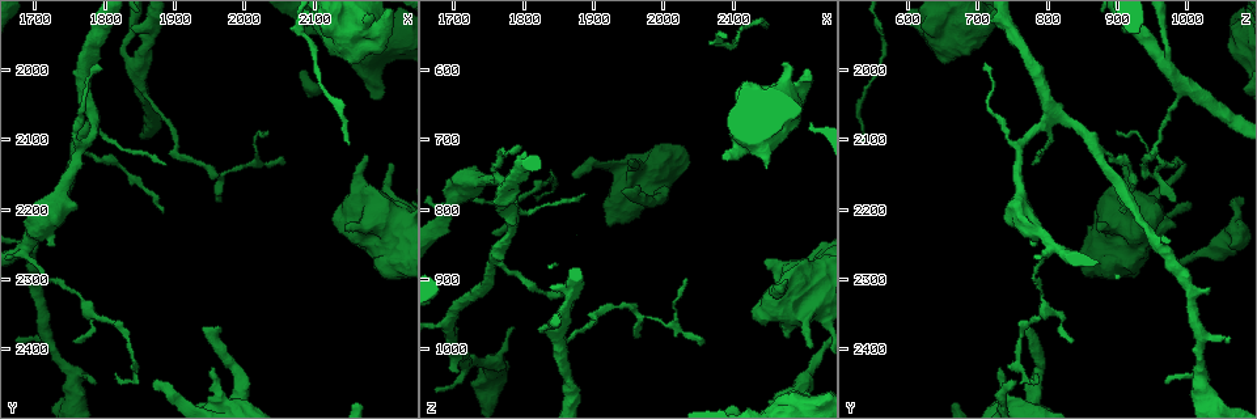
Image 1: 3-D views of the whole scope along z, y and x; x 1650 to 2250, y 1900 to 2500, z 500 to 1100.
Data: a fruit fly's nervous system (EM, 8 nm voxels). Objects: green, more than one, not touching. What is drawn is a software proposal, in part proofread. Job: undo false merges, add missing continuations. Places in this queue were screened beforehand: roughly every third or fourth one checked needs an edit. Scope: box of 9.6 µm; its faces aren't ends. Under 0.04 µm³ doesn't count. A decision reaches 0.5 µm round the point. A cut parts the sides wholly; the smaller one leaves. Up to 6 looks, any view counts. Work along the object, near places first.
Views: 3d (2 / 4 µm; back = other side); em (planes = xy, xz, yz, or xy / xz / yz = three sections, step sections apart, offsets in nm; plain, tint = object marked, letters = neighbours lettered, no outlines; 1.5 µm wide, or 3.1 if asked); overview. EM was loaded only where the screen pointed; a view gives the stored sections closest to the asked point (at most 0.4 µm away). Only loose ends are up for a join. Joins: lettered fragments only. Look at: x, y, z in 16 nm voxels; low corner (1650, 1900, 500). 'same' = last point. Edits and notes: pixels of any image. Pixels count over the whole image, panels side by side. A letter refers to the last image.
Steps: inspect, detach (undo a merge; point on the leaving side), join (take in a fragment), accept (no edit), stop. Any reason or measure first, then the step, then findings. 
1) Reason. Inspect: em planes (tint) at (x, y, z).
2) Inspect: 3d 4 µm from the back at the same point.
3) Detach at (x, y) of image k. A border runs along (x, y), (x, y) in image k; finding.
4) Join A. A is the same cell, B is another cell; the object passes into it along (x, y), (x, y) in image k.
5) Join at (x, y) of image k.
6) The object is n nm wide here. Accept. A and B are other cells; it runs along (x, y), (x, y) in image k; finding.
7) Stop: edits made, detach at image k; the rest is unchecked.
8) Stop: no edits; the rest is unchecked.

Free end. Inspect: 3d 2 µm at (2175, 2120, 905).

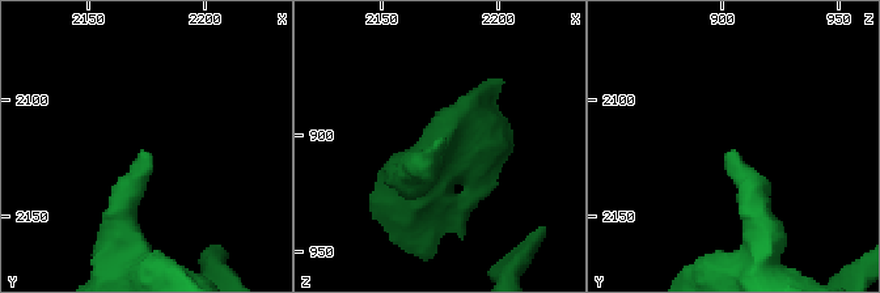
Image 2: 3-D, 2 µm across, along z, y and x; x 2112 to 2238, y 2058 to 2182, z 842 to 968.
Inspect: em planes (letters) at (2173, 2123, 903).

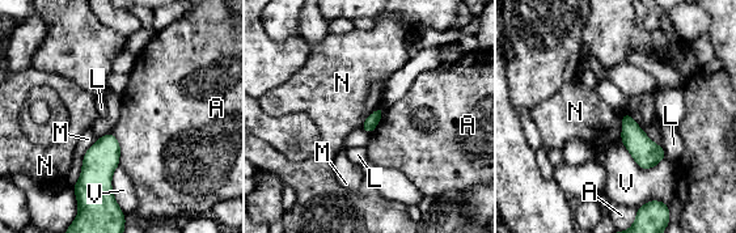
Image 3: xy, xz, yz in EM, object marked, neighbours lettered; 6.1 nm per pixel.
Accept. A, L, M, N and V are other cells; a border runs along (624, 113), (620, 140) in image 3; no lettered fragment goes on from it.

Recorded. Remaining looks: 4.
Inspect: 3d 2 µm from the back at (1965, 2190, 980).

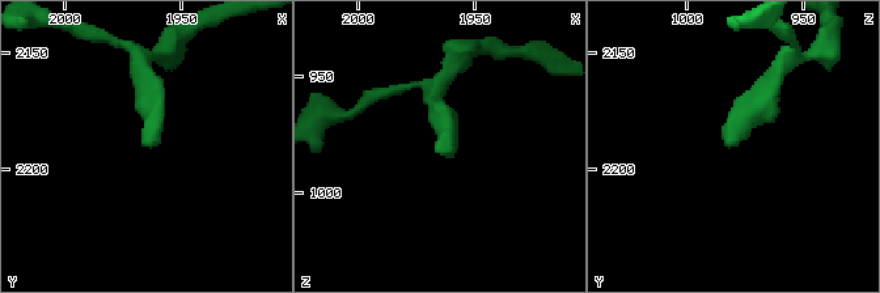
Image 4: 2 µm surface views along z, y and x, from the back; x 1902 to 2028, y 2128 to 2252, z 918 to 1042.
Need the tissue. Inspect: em xz step 8 (tint) at (1966, 2189, 980).

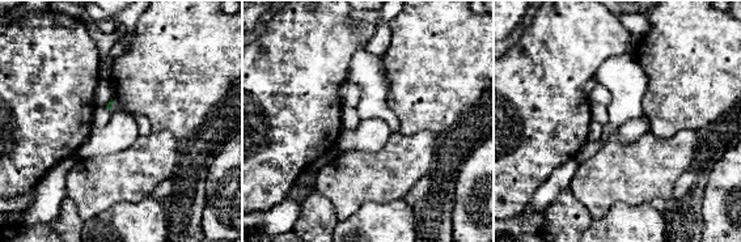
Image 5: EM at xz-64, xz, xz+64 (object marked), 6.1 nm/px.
Another direction. Inspect: em planes (letters) at the same point.

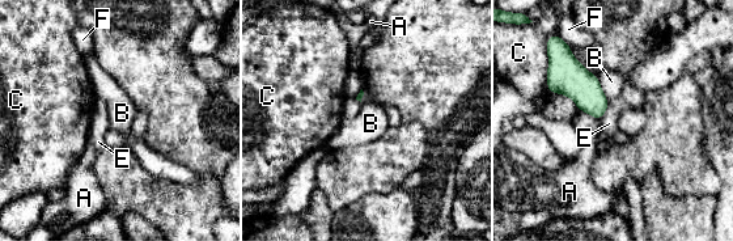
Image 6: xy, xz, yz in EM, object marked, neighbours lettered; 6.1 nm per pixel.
Accept. A, B, C, E and F are other cells; a border runs along (597, 77), (601, 91), (609, 101) in image 6; no lettered fragment goes on from it.

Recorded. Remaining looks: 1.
Stop: no edits; the rest is unchecked.

